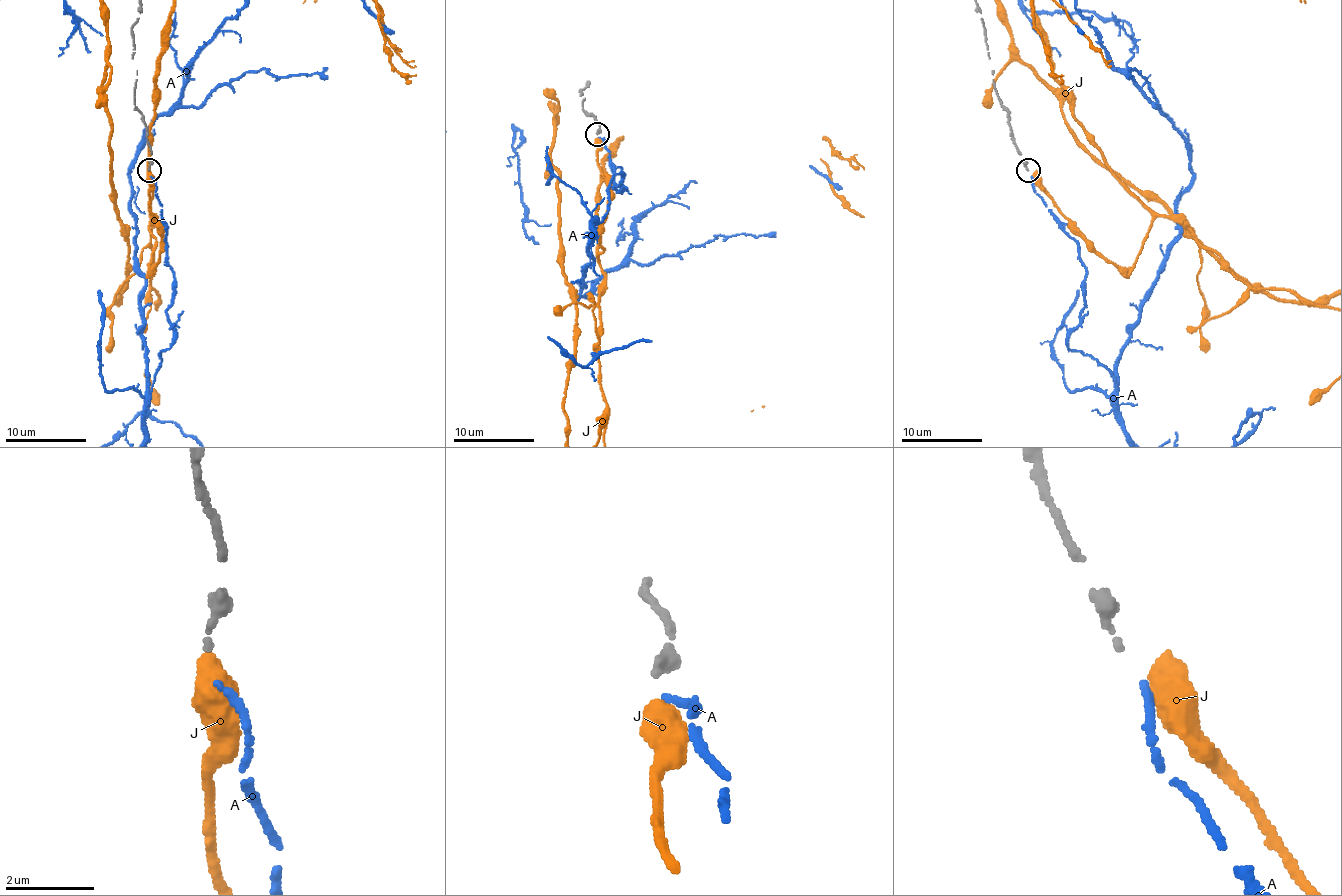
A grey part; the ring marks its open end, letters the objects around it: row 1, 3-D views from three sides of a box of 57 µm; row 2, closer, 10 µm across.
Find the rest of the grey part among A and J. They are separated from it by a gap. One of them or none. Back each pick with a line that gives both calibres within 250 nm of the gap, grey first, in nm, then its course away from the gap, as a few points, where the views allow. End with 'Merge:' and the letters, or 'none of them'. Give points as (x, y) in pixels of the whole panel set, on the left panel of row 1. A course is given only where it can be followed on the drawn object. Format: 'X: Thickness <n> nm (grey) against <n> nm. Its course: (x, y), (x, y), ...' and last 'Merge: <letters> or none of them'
A: Thickness 140 nm (grey) against 160 nm
Merge: A

